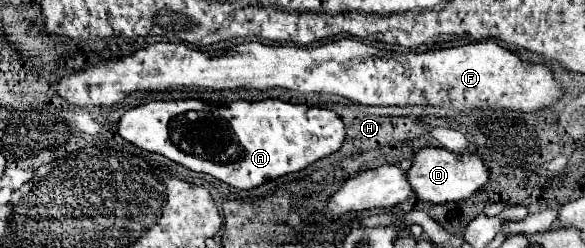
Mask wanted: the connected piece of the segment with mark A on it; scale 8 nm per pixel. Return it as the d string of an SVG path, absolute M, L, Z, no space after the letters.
M179 99L153 101L127 111L119 121L119 135L141 149L159 153L191 171L213 175L215 179L237 189L255 189L265 181L301 171L307 165L339 151L345 141L345 123L335 111L309 105L293 105L279 99L265 99L255 103L235 101L229 105L209 105L197 99Z

